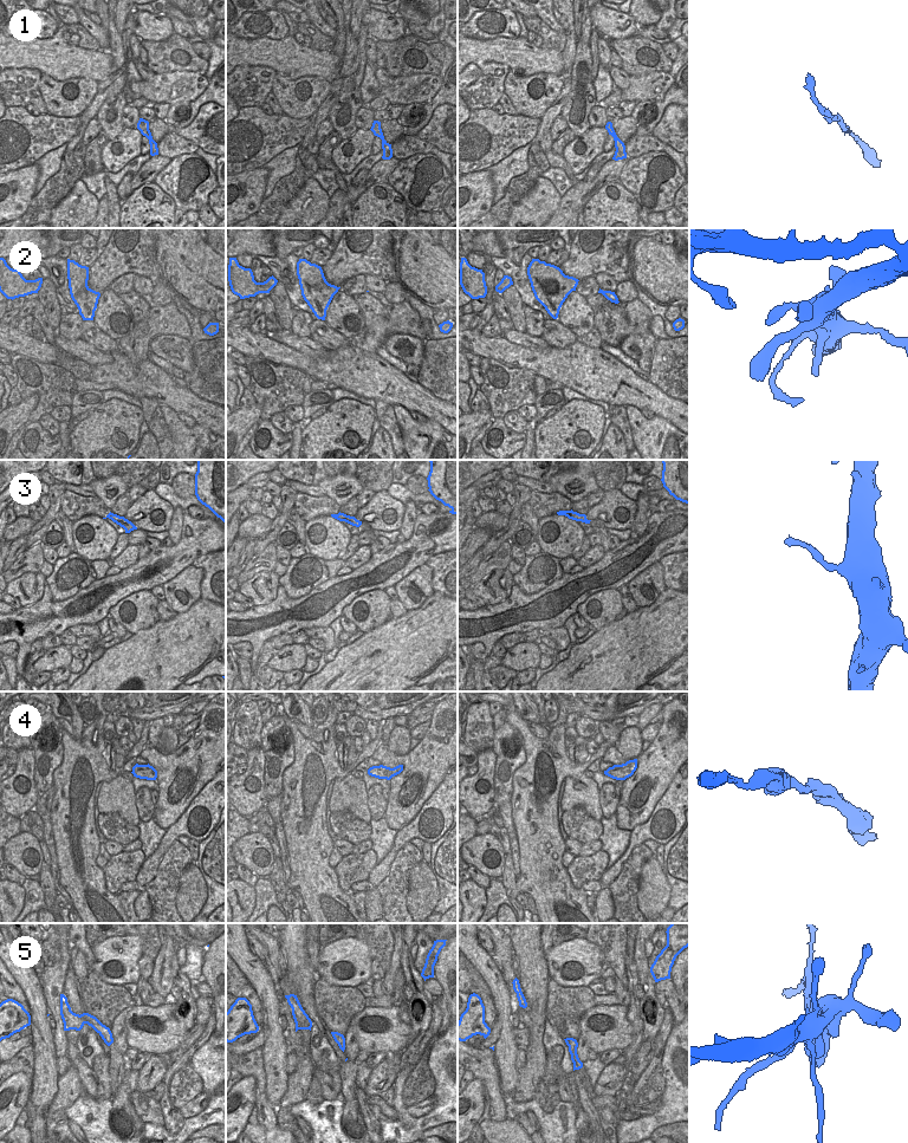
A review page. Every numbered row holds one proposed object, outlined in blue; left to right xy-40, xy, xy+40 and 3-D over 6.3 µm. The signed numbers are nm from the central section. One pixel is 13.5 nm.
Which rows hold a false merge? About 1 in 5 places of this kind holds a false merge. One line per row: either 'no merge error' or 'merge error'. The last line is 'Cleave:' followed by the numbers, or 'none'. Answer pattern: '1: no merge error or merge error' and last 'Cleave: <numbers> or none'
1: no merge error
2: no merge error
3: no merge error
4: no merge error
5: merge error
Cleave: 5

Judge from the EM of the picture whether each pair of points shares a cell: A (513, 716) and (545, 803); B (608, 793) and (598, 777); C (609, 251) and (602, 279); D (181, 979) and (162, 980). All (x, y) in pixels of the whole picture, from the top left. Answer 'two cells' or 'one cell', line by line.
A: one cell
B: two cells
C: two cells
D: two cells

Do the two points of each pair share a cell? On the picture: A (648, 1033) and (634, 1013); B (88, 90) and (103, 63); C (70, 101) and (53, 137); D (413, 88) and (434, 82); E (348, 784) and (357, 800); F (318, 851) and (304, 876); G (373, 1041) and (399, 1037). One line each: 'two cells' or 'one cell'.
A: two cells
B: two cells
C: two cells
D: one cell
E: one cell
F: one cell
G: one cell

